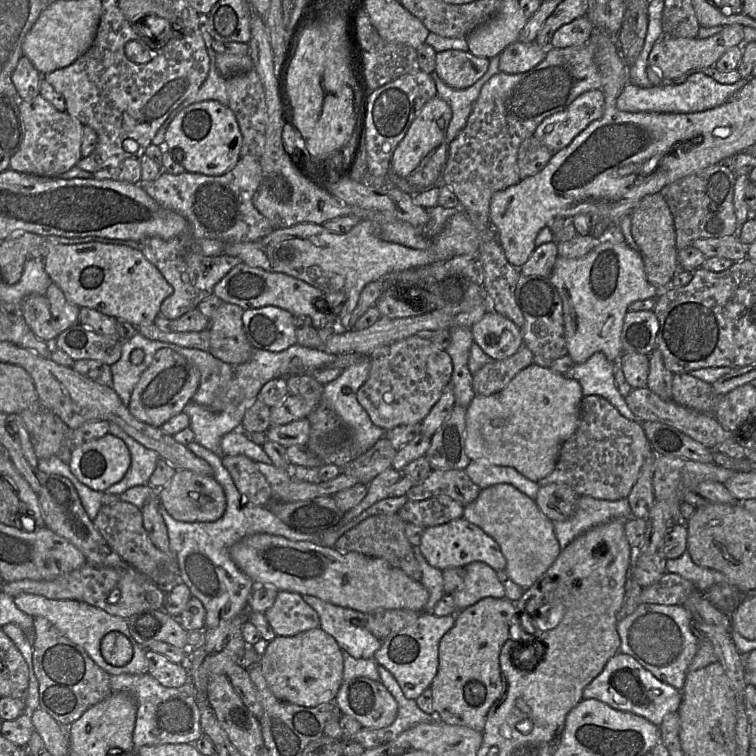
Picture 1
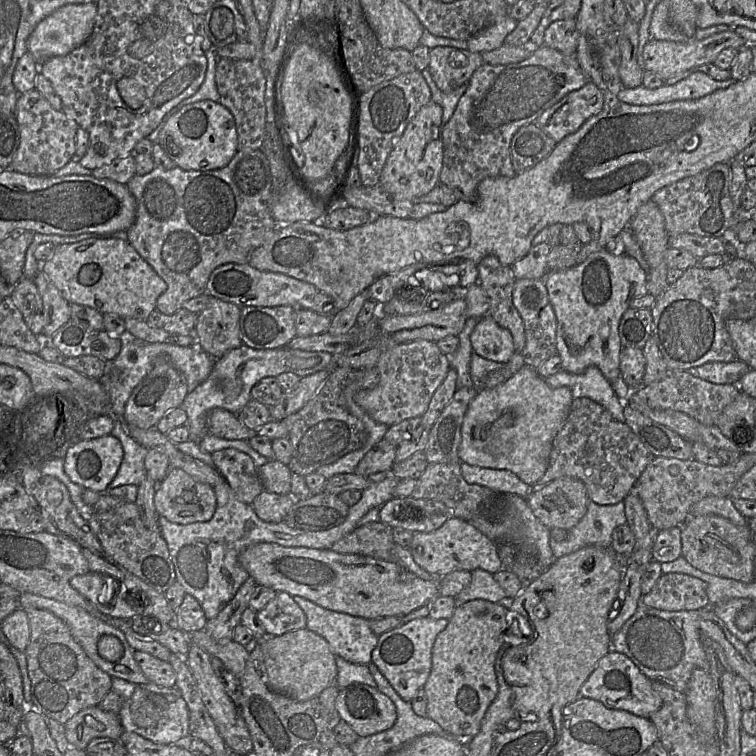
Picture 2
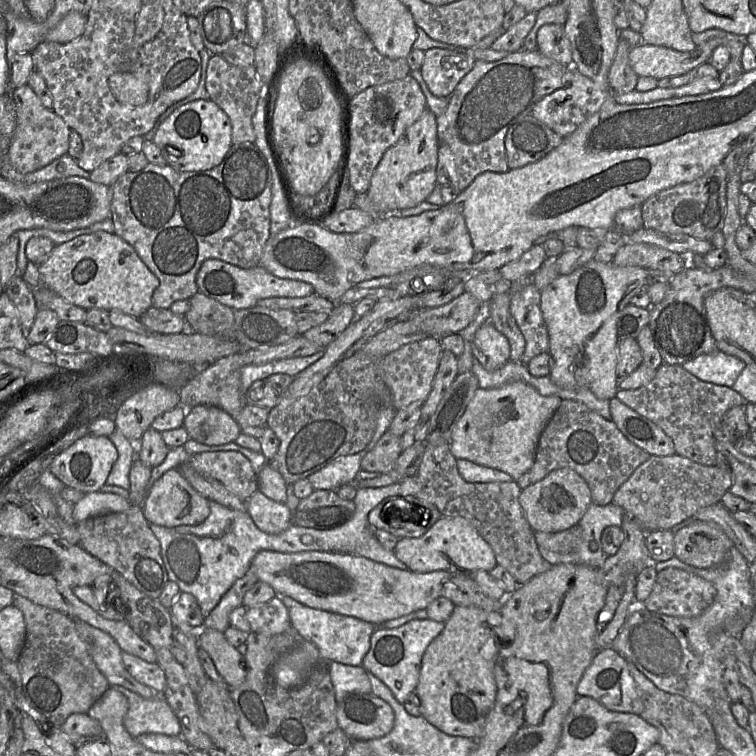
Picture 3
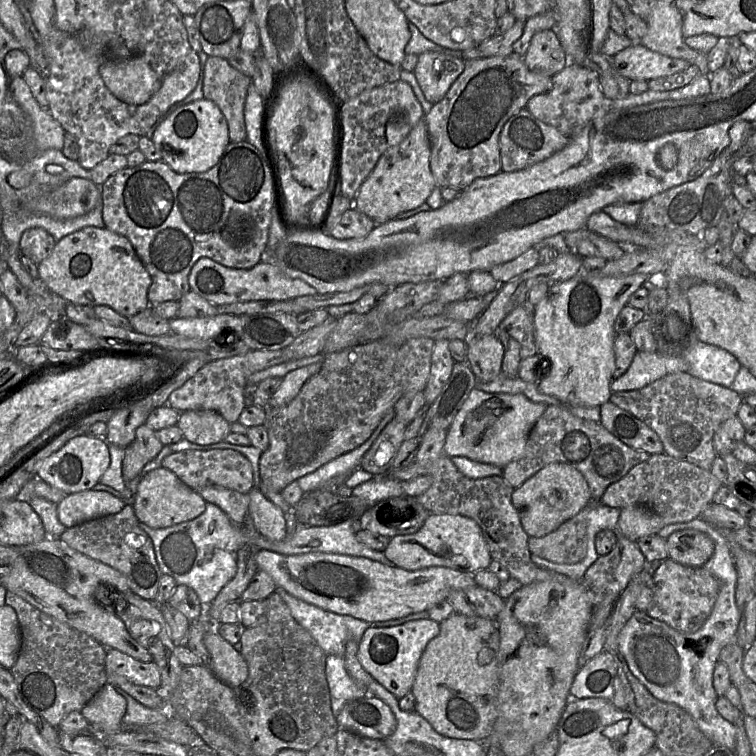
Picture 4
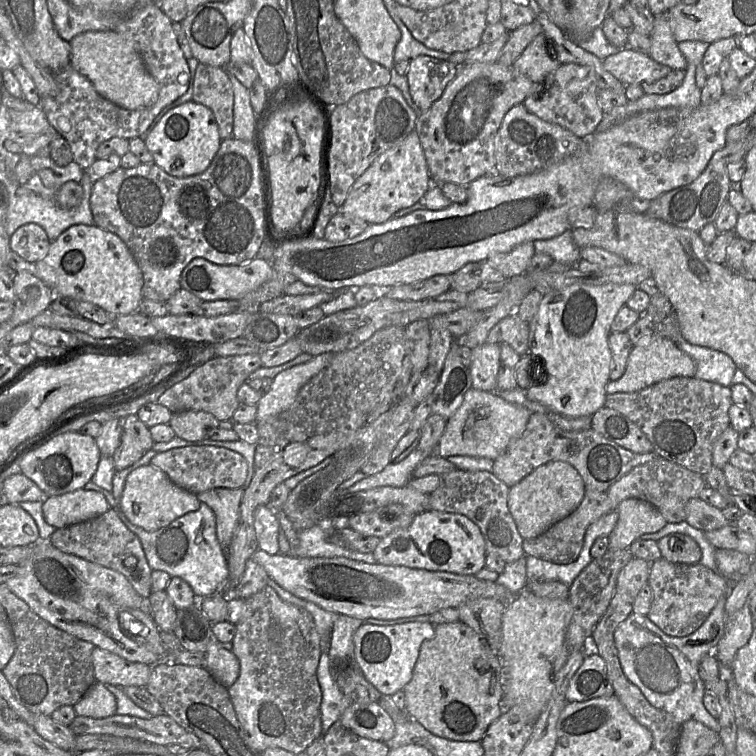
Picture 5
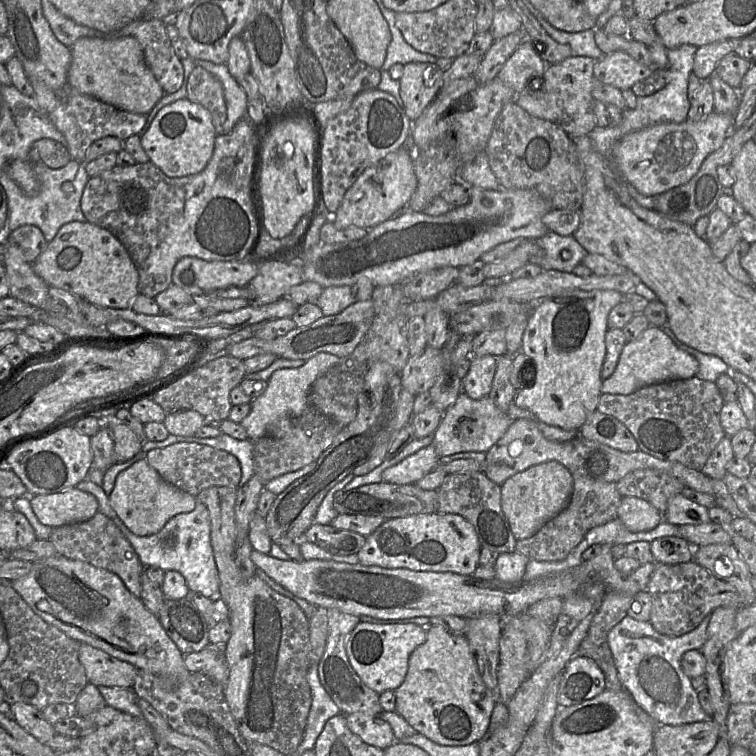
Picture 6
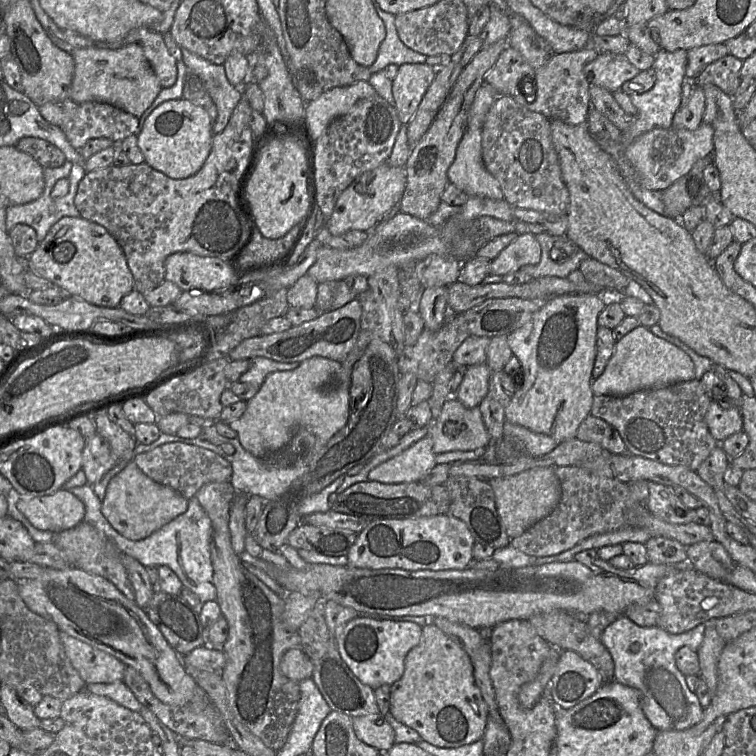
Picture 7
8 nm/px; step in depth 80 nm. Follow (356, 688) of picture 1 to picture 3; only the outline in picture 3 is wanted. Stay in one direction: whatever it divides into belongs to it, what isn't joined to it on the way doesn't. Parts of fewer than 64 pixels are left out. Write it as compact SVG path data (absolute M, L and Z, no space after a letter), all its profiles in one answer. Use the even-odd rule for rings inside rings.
M372 693L348 694L337 704L336 717L339 728L355 740L383 737L395 724L392 707Z

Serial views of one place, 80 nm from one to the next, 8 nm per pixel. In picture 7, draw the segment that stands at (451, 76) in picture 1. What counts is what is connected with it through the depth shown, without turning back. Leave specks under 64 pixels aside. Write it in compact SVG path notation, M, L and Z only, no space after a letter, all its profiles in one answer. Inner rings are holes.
M426 63L403 64L399 66L396 77L392 80L394 107L400 122L408 124L433 82L436 72Z

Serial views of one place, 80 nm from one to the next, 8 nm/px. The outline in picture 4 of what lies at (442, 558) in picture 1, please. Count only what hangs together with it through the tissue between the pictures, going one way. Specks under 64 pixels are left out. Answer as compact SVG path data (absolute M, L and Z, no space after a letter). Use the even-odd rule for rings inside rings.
M431 513L416 533L392 537L383 553L394 566L410 571L445 567L474 574L488 570L493 560L479 525L459 514Z

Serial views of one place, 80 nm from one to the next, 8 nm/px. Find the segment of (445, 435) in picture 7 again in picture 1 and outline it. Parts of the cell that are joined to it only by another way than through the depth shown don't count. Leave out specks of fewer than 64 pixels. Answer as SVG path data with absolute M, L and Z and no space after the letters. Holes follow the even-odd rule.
M531 364L503 390L489 396L476 395L471 401L466 412L465 452L471 461L487 460L497 466L512 467L526 478L538 482L554 470L563 443L576 431L583 398L582 387L577 380Z

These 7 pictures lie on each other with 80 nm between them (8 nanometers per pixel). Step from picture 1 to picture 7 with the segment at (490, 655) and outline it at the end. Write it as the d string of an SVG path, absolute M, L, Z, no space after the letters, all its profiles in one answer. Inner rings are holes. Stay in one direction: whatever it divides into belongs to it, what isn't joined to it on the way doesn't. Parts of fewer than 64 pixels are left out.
M433 623L422 627L420 643L405 658L402 677L390 686L390 714L437 747L457 748L483 739L489 710L475 683L472 661Z

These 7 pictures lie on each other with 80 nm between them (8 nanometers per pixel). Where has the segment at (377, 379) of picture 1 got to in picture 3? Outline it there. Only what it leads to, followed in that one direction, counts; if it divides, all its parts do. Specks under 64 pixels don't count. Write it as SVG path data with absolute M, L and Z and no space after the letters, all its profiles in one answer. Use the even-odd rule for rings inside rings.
M428 337L410 342L384 357L384 382L391 392L392 404L395 410L414 409L423 405L431 391L443 352L439 340L436 337Z

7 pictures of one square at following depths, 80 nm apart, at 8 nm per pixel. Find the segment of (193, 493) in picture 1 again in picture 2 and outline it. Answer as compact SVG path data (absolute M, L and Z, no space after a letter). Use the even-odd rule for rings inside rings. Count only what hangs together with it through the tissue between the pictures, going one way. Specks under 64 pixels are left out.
M171 468L154 496L158 514L181 525L209 521L216 502L214 487L195 480L179 468Z

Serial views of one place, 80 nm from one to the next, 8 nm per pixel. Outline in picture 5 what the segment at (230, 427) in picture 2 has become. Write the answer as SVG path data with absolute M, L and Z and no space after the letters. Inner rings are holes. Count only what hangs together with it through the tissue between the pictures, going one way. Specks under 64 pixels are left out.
M184 410L173 413L168 424L177 437L199 441L206 439L210 429L218 428L220 421L213 414L202 410Z

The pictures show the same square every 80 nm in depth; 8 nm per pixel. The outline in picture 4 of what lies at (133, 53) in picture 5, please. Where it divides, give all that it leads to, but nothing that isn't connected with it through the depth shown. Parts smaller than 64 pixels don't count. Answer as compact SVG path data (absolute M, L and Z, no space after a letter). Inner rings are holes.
M140 57L106 61L100 66L99 73L109 92L128 105L147 103L158 89L155 73Z

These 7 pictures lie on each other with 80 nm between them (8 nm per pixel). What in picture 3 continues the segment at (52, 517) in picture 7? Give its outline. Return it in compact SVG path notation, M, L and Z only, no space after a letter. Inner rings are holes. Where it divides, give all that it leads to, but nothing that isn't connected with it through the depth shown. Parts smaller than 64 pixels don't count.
M90 492L73 506L75 523L88 518L114 512L123 512L130 507L130 501L115 493Z

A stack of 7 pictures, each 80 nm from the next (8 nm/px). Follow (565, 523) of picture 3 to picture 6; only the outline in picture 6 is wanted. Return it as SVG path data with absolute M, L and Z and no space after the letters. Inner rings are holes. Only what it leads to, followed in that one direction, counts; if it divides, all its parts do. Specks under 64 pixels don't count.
M549 461L533 465L508 478L501 485L501 508L517 540L532 537L546 522L570 503L573 475L562 464Z

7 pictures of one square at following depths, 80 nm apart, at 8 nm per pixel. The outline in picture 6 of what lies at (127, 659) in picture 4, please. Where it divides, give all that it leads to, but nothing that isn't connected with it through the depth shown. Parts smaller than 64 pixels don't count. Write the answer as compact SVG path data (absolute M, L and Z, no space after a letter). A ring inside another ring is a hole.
M84 642L79 648L79 660L85 668L88 682L96 686L132 689L138 674L138 668L133 664Z

